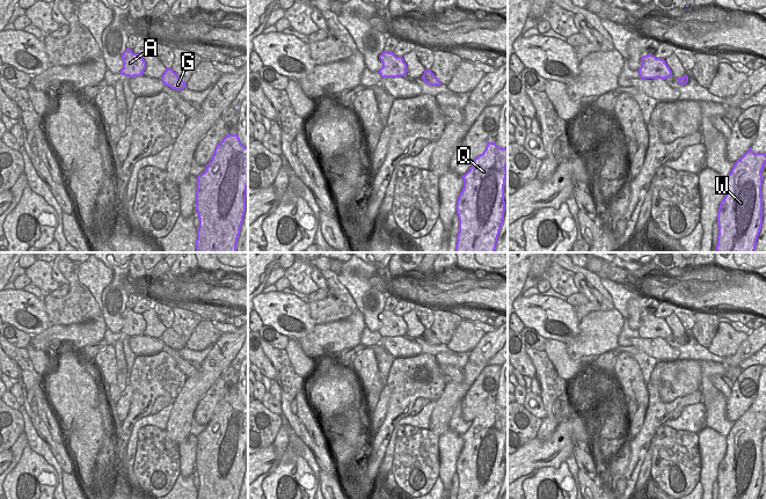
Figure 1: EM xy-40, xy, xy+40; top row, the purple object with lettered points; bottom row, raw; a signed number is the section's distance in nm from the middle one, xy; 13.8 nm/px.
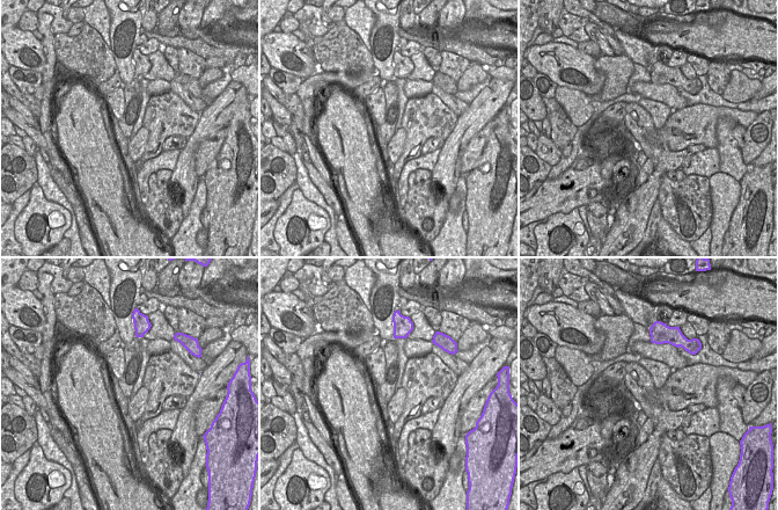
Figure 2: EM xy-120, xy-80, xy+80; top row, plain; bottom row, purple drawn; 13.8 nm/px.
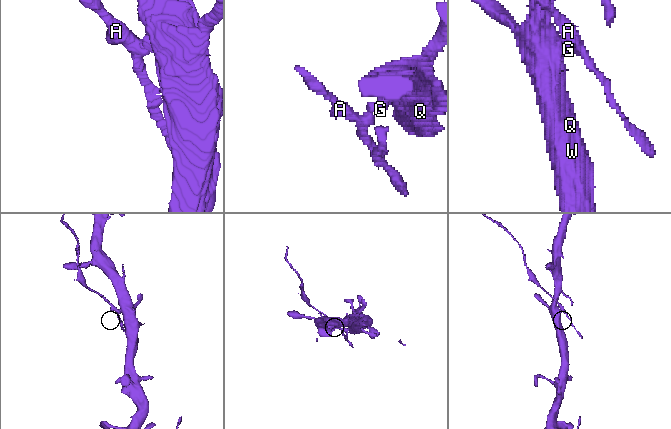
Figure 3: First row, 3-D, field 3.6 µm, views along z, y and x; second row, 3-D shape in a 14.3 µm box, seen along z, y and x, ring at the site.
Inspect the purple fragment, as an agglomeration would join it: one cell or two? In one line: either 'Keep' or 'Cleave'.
Cleave

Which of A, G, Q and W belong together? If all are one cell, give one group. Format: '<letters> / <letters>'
A / G Q W

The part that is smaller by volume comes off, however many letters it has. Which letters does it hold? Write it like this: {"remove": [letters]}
{"remove": ["A"]}

